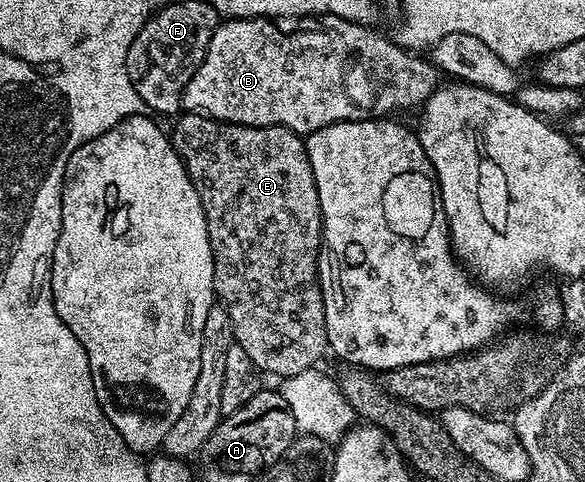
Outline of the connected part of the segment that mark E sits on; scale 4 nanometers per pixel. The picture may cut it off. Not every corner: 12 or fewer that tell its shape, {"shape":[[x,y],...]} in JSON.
{"shape":[[180,114],[215,294],[260,372],[329,348],[304,136]]}

